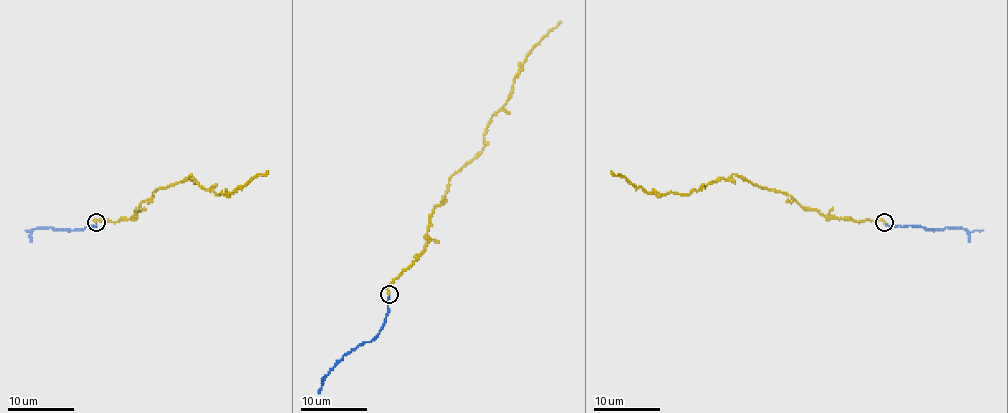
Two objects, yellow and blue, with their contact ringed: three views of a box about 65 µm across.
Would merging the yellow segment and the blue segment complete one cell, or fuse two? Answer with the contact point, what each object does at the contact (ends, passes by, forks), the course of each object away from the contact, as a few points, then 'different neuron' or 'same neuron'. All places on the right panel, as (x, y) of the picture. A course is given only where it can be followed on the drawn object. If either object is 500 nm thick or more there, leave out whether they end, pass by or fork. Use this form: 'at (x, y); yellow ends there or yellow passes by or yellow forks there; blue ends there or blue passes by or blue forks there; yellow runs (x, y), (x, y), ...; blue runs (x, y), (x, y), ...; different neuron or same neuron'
at (884, 222); yellow ends there; blue ends there; yellow runs (884, 222), (821, 215), (737, 174), (689, 194), (656, 194), (611, 171); blue runs (885, 223), (918, 225), (932, 230), (955, 227), (968, 232), (983, 230); different neuron

